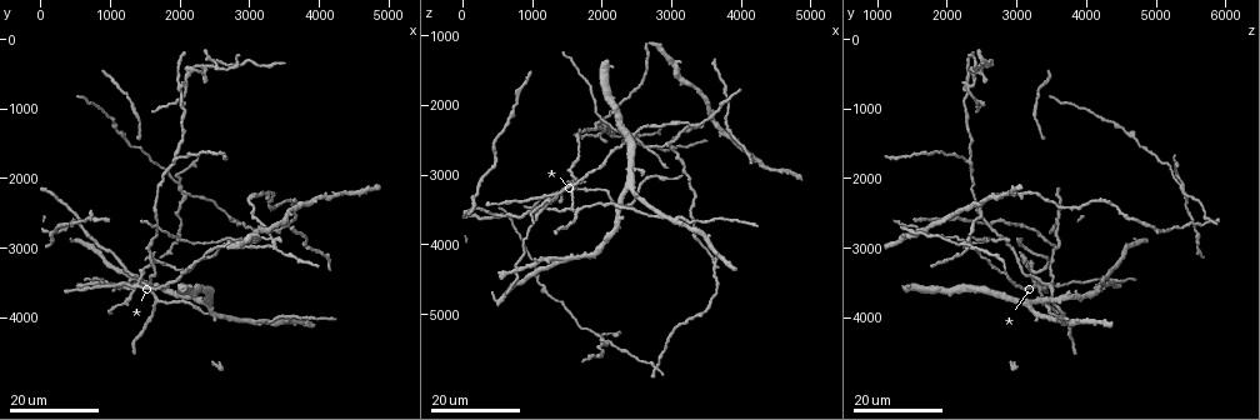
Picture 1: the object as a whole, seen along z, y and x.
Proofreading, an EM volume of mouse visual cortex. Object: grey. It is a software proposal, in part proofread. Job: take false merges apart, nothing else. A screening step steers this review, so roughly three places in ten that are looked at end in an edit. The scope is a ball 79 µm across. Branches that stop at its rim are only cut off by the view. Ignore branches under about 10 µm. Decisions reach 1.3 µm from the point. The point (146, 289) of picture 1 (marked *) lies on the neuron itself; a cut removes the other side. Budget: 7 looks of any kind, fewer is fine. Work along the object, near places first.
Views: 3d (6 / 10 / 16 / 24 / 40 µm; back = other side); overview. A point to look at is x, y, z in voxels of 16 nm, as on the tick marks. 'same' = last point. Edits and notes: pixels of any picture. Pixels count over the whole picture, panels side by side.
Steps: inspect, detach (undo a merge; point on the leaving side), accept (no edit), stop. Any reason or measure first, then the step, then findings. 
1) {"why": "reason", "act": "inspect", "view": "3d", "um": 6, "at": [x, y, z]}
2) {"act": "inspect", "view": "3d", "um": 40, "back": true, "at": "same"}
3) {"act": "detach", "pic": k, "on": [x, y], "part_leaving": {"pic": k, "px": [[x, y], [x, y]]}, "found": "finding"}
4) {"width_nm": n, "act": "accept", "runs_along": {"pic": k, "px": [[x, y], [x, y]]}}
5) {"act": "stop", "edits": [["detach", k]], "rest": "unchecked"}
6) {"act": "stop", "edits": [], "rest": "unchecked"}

{"why": "four arms meet", "act": "inspect", "view": "3d", "um": 16, "at": [1350, 3600, 3300]}

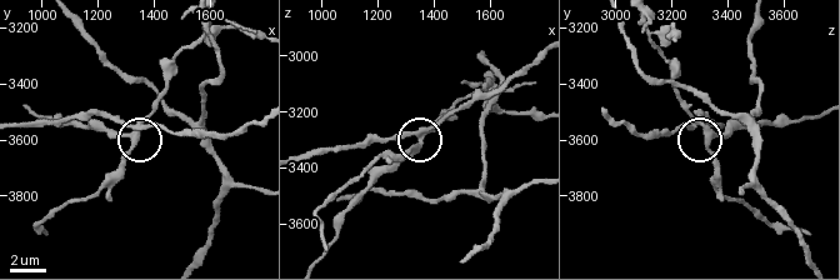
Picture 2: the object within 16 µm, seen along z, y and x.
{"act": "inspect", "view": "3d", "um": 10, "at": [1340, 3560, 3330]}

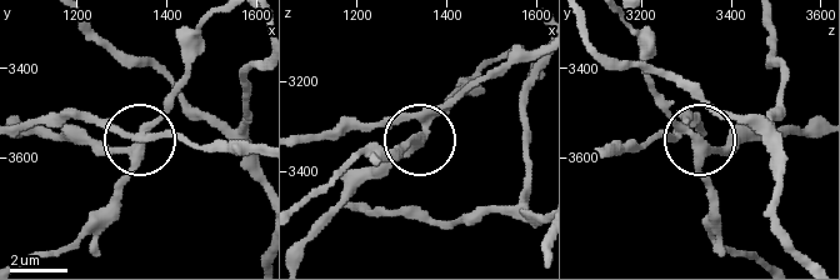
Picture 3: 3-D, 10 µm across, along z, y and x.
{"act": "inspect", "view": "3d", "um": 6, "at": [1340, 3570, 3315]}

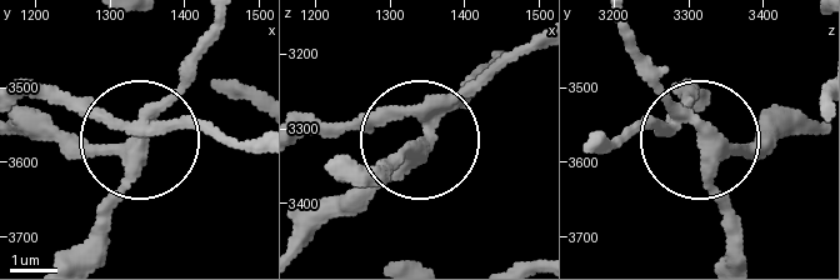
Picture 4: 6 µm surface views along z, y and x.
{"arms": 4, "act": "detach", "pic": 4, "on": [188, 68], "part_leaving": {"pic": 4, "px": [[153, 109], [208, 29]]}, "found": "two neurons meet here"}

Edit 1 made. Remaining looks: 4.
{"act": "inspect", "view": "3d", "um": 24, "at": [1950, 1750, 2300]}

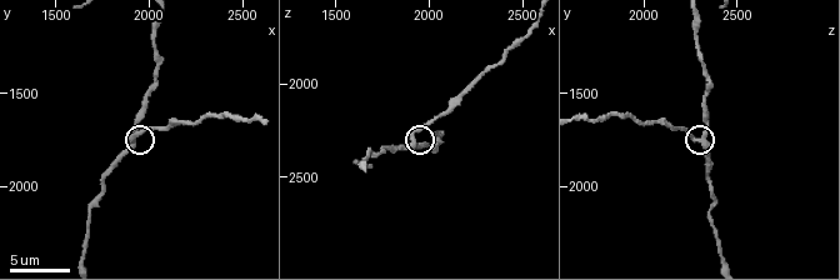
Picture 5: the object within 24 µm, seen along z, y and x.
{"why": "closer look", "act": "inspect", "view": "3d", "um": 6, "at": [1900, 1740, 2300]}

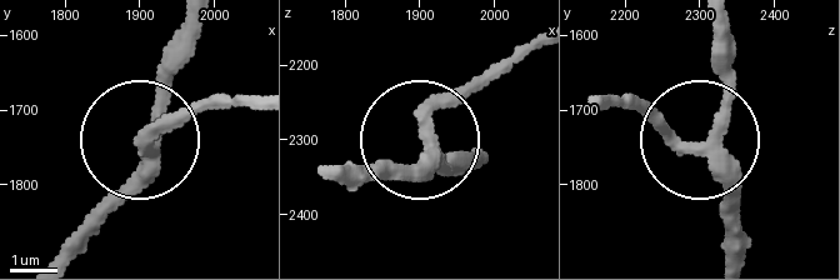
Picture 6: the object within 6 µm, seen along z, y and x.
{"side_arm_um": 26, "act": "accept", "runs_along": {"pic": 6, "px": [[735, 249], [735, 200], [708, 153], [631, 98]]}, "found": "continuous, no second neuron"}

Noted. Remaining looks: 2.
{"why": "three-way junction", "act": "inspect", "view": "3d", "um": 24, "at": [500, 2600, 3600]}

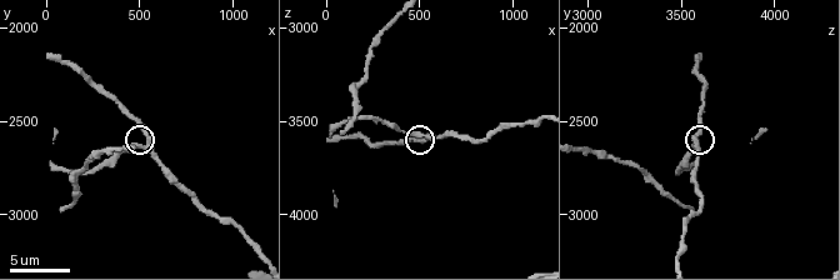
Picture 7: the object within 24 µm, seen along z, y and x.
{"act": "inspect", "view": "3d", "um": 10, "at": [540, 2620, 3600]}

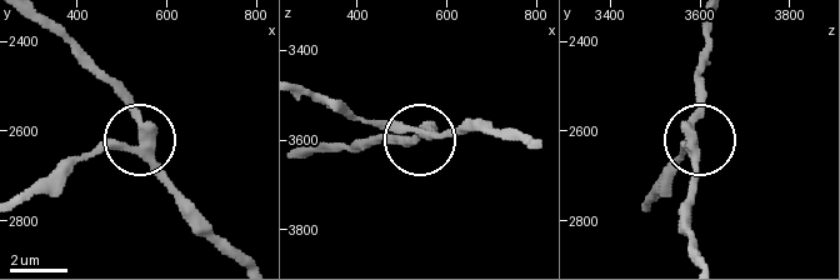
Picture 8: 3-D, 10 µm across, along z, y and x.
{"arms": 3, "act": "accept", "runs_along": {"pic": 8, "px": [[698, 255], [690, 226], [690, 119], [698, 64]]}, "found": "one neuron here"}

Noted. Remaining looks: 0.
{"act": "stop", "edits": [["detach", 4]], "rest": "unchecked"}

